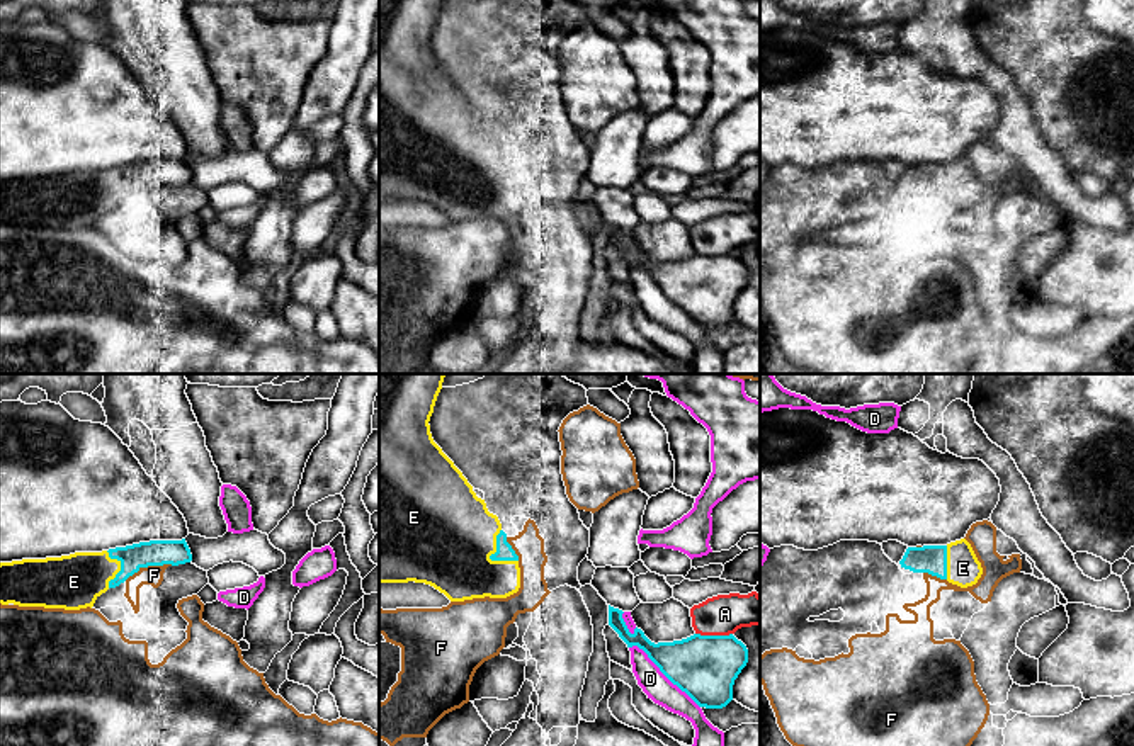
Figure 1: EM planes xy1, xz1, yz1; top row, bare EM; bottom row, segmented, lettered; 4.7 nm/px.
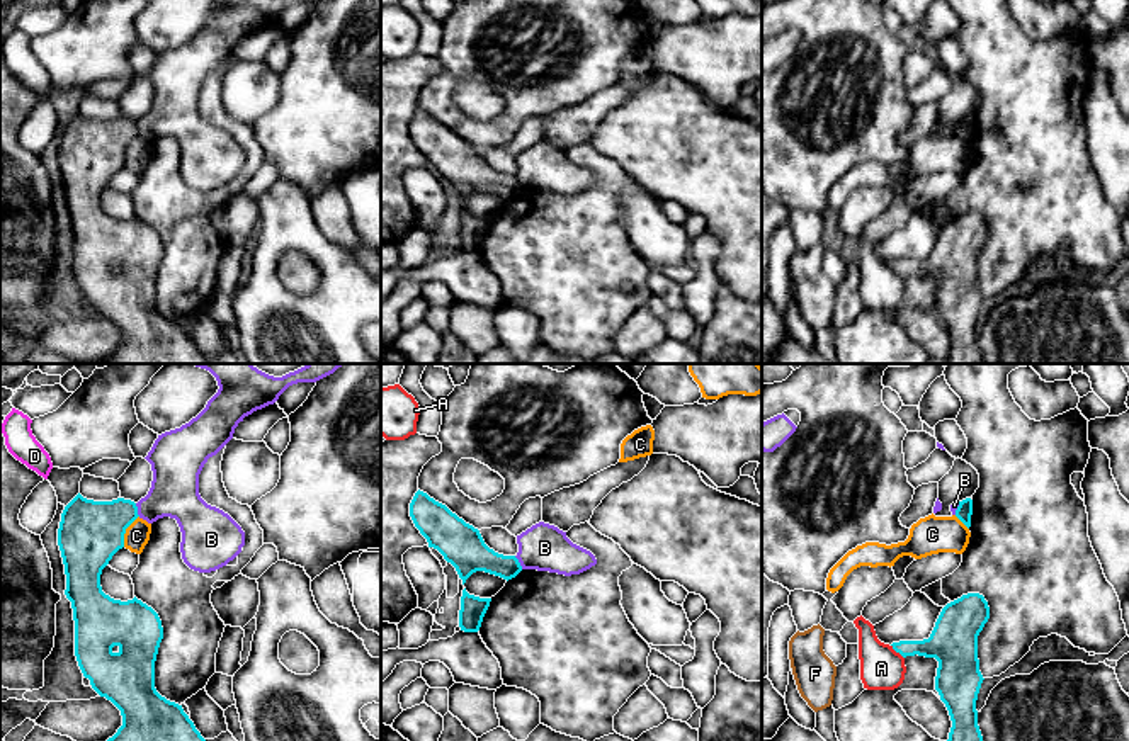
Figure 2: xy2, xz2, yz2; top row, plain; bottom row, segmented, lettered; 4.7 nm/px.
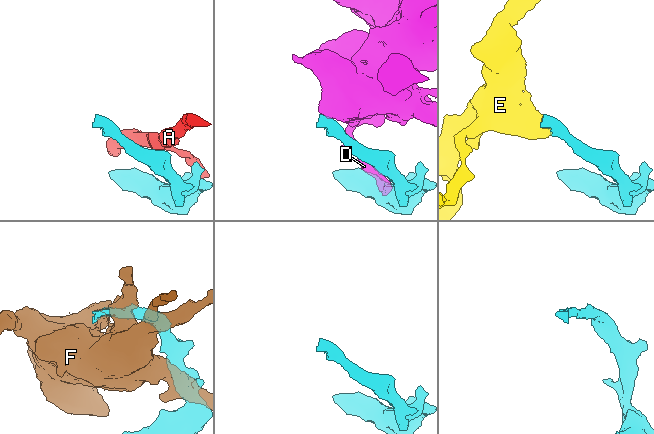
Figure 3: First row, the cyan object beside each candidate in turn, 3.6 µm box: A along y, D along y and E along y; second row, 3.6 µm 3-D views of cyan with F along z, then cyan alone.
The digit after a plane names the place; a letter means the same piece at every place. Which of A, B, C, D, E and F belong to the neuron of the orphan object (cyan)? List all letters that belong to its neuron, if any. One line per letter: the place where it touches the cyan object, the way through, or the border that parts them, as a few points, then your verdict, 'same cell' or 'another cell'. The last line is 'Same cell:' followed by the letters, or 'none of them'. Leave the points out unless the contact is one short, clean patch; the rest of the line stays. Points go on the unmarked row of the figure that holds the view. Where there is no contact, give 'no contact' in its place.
A: contact xz1 (714, 255); another cell
B: contact xy2 (136, 130); border xy2 (135, 123), (140, 135); another cell
C: contact xy2 (124, 150); border xy2 (138, 135), (126, 148), (123, 165); another cell
D: contact xz1 (663, 293); another cell
E: contact xz1 (490, 177); way xz1 (504, 169), (490, 177), (470, 177), (442, 155); same cell
F: contact xy1 (148, 184); another cell
Same cell: E

